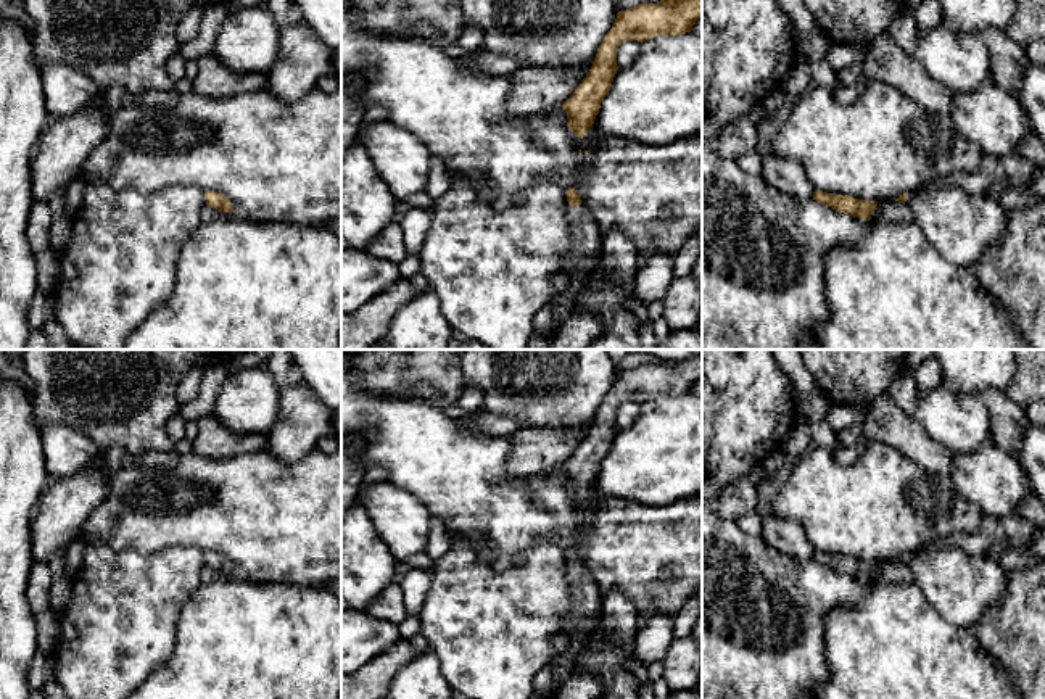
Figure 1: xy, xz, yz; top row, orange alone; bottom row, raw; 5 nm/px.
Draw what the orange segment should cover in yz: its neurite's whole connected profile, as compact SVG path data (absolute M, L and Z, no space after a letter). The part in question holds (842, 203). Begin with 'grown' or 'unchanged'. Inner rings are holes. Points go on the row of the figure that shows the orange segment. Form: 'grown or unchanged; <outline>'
unchanged; M815 190L813 200L821 205L831 206L837 213L850 214L865 221L871 219L871 214L878 206L878 201L858 200L849 195L826 193L823 190Z

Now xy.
unchanged; M206 192L204 193L206 205L216 208L224 213L233 213L232 203L227 196L217 192Z

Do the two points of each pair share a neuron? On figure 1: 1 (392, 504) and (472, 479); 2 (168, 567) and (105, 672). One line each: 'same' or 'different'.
1: different
2: same

